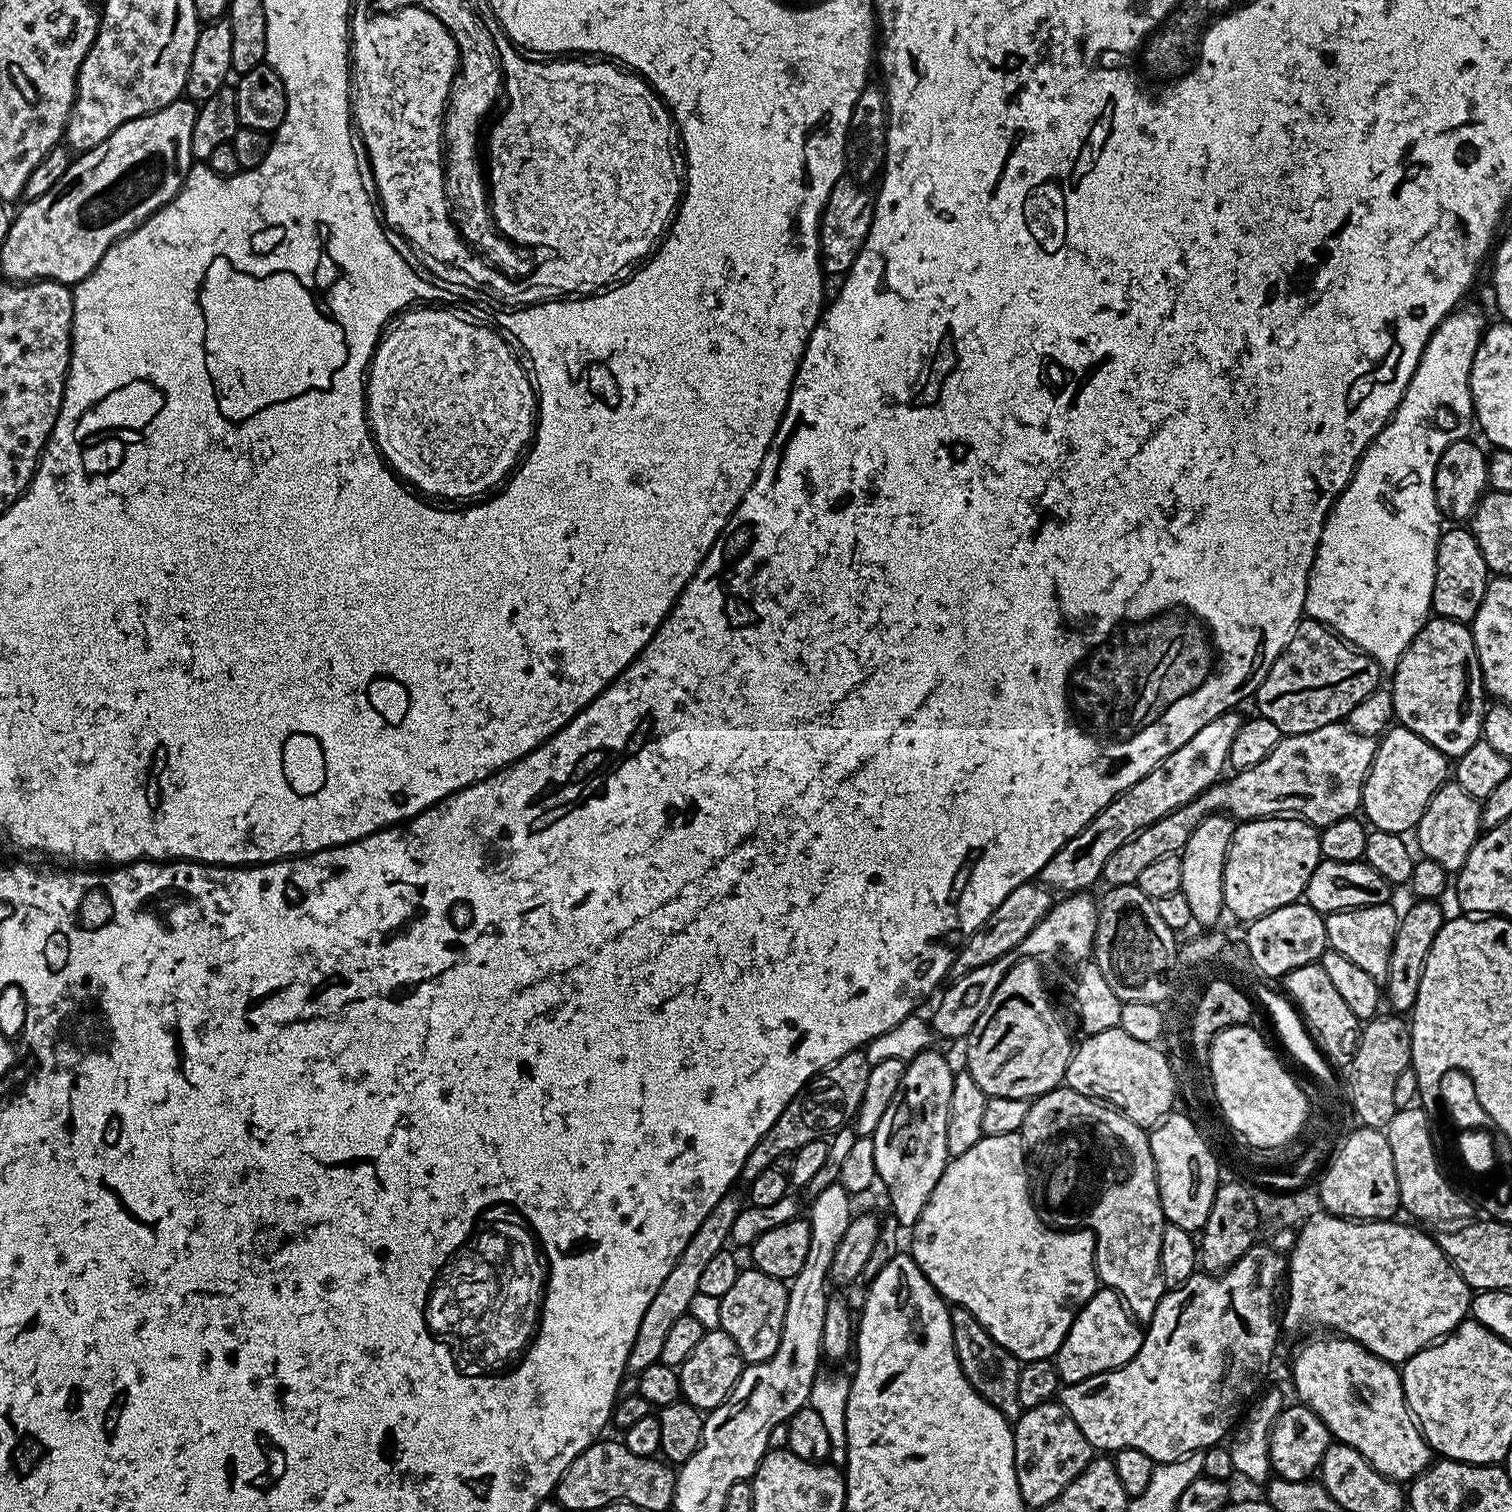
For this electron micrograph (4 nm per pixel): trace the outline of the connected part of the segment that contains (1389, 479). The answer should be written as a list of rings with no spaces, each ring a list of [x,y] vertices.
[[[1463,308],[1449,312],[1436,327],[1396,412],[1357,460],[1350,482],[1328,511],[1308,575],[1305,613],[1332,629],[1353,648],[1366,652],[1384,674],[1395,672],[1406,646],[1410,646],[1432,612],[1436,547],[1442,531],[1442,517],[1434,498],[1434,470],[1446,446],[1465,439],[1474,428],[1470,370],[1486,323],[1482,313]]]

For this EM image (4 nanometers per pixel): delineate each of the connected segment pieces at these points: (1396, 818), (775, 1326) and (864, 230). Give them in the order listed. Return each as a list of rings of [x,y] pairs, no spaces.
[[[1392,726],[1379,737],[1368,776],[1364,780],[1362,816],[1377,832],[1408,834],[1422,818],[1430,798],[1450,776],[1449,757],[1409,728]]]
[[[748,1266],[738,1274],[738,1278],[734,1282],[734,1286],[730,1286],[730,1290],[726,1290],[726,1294],[720,1297],[720,1329],[726,1334],[730,1334],[730,1338],[734,1338],[734,1346],[738,1346],[738,1350],[742,1354],[742,1358],[748,1364],[760,1364],[763,1360],[769,1360],[778,1350],[778,1342],[782,1338],[782,1322],[786,1322],[786,1302],[788,1301],[788,1284],[778,1278],[770,1278],[770,1274],[762,1274],[758,1269]]]
[[[845,174],[840,177],[834,190],[830,190],[830,198],[826,198],[826,206],[820,215],[820,266],[829,277],[843,278],[848,275],[854,266],[854,258],[858,258],[870,234],[874,192],[868,188],[871,187]]]

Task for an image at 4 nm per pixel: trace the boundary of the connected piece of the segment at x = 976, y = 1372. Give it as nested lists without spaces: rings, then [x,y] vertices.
[[[959,1306],[951,1309],[952,1337],[958,1354],[958,1362],[974,1390],[990,1406],[994,1406],[1002,1415],[1015,1418],[1022,1409],[1018,1402],[1018,1378],[1022,1367],[1021,1361],[1016,1359],[998,1342],[994,1342],[992,1335],[980,1325],[966,1309]]]

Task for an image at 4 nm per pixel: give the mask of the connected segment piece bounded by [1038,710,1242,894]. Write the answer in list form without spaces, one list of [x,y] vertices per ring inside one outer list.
[[[1239,711],[1223,712],[1214,718],[1186,746],[1178,746],[1174,754],[1167,756],[1157,768],[1150,770],[1134,786],[1130,786],[1121,796],[1116,796],[1094,817],[1074,838],[1070,838],[1056,851],[1054,858],[1042,866],[1038,877],[1039,883],[1049,890],[1065,888],[1068,894],[1084,894],[1089,891],[1095,880],[1099,881],[1104,874],[1106,858],[1118,850],[1127,840],[1132,840],[1158,818],[1166,818],[1174,810],[1186,806],[1198,794],[1202,794],[1211,784],[1221,779],[1220,771],[1225,771],[1230,754],[1230,742],[1238,734],[1242,716]]]

